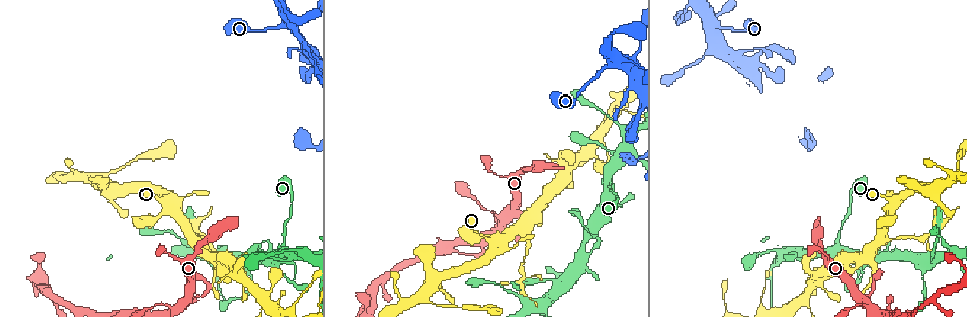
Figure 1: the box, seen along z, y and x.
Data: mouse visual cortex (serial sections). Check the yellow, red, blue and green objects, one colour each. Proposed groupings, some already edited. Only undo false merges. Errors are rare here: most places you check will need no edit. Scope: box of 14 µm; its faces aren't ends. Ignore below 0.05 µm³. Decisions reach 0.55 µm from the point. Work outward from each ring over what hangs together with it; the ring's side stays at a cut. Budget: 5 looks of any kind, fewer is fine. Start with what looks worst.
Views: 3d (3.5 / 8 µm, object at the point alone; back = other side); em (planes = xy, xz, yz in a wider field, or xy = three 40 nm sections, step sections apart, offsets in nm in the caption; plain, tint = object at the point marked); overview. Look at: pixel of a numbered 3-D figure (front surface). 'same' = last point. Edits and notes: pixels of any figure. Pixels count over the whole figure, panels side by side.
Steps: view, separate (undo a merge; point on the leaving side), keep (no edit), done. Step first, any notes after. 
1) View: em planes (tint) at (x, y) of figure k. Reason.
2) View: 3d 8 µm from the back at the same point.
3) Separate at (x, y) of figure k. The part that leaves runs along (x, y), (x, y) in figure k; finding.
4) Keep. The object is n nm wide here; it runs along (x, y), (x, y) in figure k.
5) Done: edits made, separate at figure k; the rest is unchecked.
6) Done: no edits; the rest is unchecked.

View: 3d 8 µm at (523, 277) of figure 1. Narrows sharply.

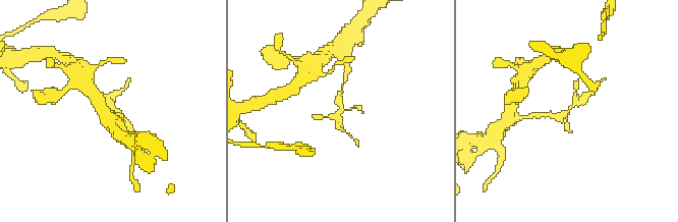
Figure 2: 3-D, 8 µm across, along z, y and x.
View: em xy step 3 (tint) at (340, 110) of figure 2. Shape alone is not enough.

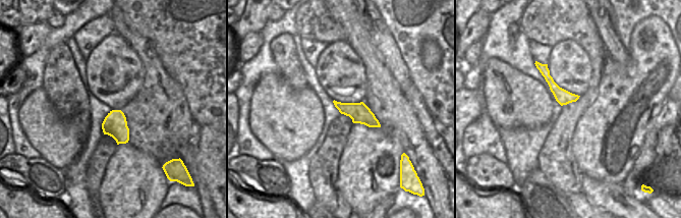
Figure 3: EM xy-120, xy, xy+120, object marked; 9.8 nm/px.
Separate at (579, 100) of figure 2. The object is 200 nm wide here; the part that leaves runs along (568, 110), (592, 92) in figure 2; two cells meet here.

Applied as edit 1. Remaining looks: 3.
View: 3d 3.5 µm at (593, 231) of figure 1. Abrupt turn.

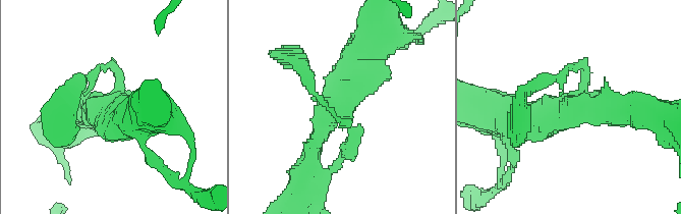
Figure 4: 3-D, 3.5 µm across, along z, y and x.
View: em xy step 2 (tint) at (338, 104) of figure 4. Shape alone is not enough.

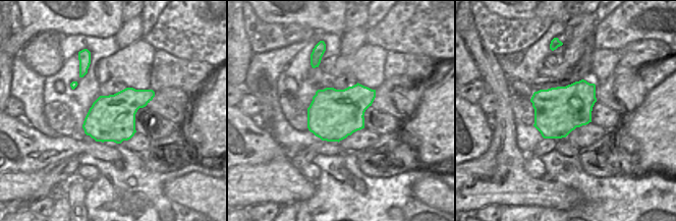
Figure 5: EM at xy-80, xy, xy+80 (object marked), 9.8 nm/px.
Keep. It runs along (369, 49), (340, 86), (308, 158) in figure 4; continuous, no second cell.

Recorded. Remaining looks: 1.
Done: edits made, separate at figure 2; the rest is unchecked.

